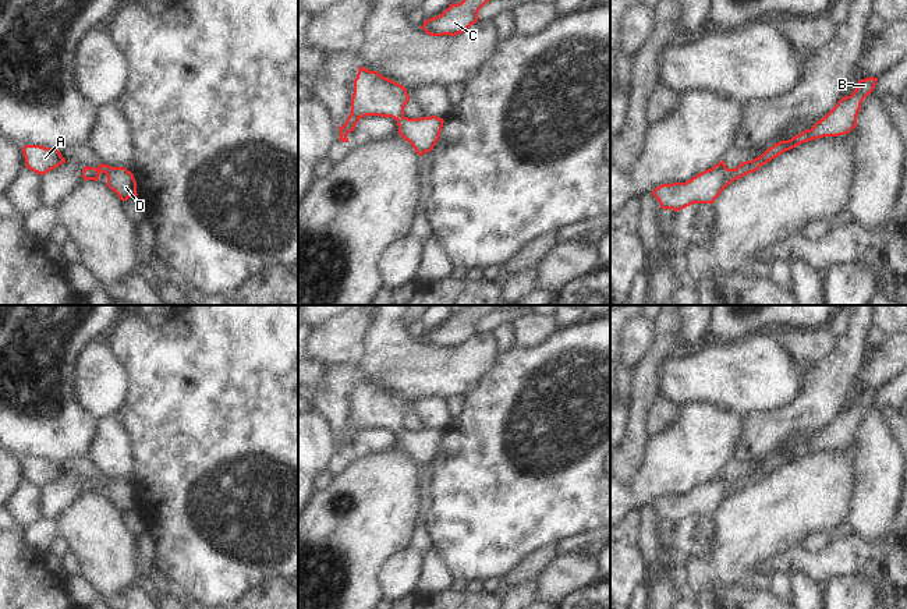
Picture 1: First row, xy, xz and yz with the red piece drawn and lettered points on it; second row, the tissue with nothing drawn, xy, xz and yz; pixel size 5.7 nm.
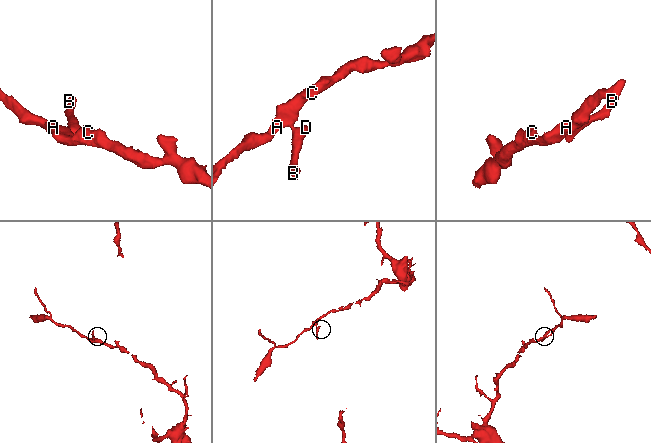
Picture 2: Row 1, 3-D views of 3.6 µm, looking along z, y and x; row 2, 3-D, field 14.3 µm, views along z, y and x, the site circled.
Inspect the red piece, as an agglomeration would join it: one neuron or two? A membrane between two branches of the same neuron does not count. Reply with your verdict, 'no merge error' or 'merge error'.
no merge error

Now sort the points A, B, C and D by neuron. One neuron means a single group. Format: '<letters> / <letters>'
A B C D

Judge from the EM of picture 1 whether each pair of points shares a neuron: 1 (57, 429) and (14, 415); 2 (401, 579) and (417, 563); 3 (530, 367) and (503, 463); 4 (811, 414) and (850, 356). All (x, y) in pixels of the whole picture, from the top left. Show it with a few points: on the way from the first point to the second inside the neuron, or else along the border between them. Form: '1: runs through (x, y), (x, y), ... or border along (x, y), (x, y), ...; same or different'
1: runs through (46, 418), (42, 415), (25, 415); same
2: runs through (406, 574), (413, 567); same
3: runs through (520, 390), (503, 424), (502, 439); same
4: runs through (821, 400), (828, 382), (838, 369); same

